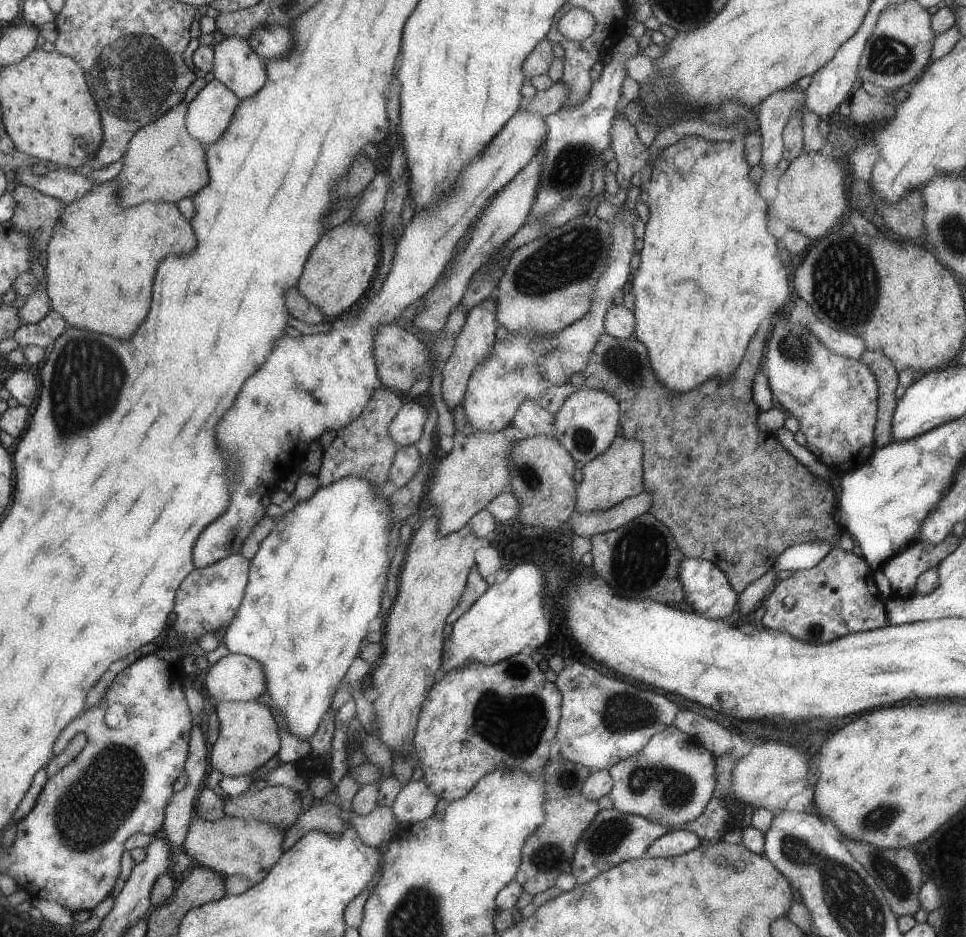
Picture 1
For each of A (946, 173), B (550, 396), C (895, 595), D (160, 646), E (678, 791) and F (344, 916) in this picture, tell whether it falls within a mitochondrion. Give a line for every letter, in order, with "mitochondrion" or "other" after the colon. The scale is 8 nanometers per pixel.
A: other
B: other
C: other
D: other
E: mitochondrion
F: other

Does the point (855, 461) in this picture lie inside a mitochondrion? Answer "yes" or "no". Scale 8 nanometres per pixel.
no

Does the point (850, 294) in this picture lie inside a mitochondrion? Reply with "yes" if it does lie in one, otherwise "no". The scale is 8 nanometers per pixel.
yes

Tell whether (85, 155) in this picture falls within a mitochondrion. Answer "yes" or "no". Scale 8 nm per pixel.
no

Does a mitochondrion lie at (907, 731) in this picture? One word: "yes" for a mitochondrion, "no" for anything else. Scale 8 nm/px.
no

